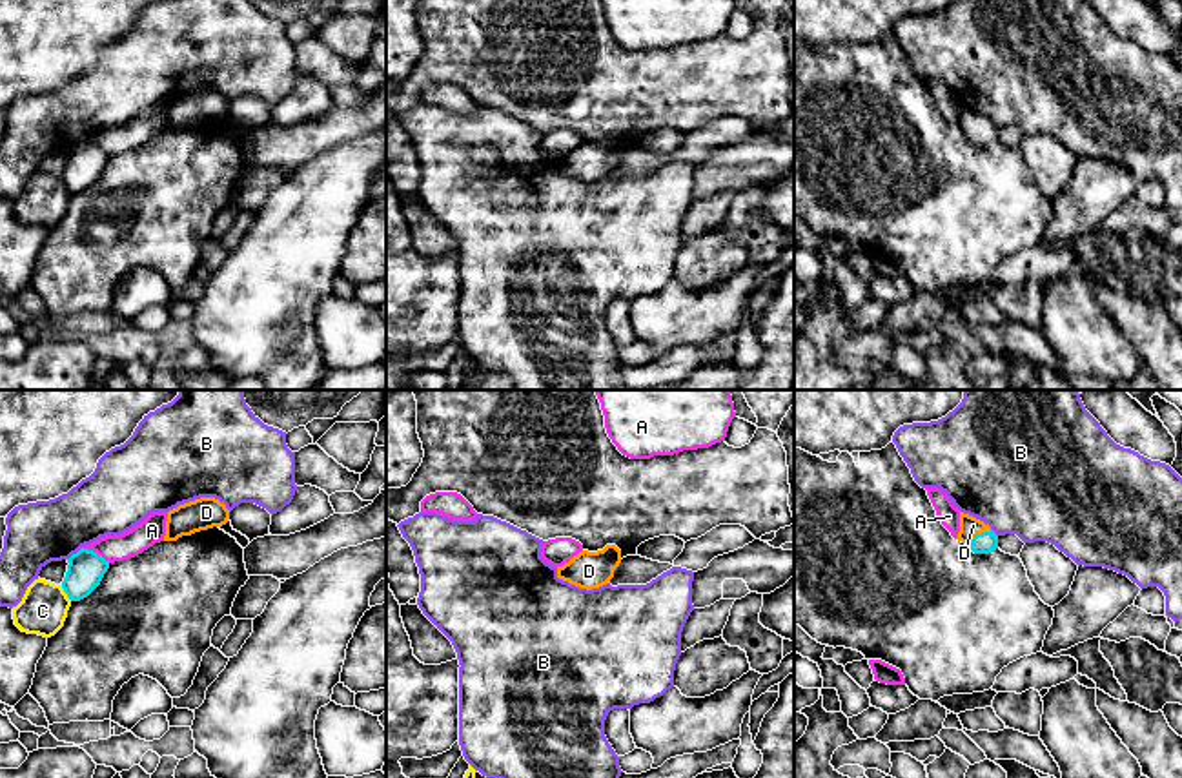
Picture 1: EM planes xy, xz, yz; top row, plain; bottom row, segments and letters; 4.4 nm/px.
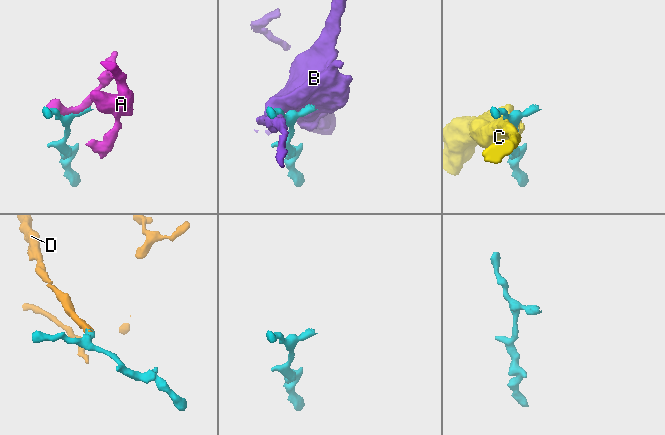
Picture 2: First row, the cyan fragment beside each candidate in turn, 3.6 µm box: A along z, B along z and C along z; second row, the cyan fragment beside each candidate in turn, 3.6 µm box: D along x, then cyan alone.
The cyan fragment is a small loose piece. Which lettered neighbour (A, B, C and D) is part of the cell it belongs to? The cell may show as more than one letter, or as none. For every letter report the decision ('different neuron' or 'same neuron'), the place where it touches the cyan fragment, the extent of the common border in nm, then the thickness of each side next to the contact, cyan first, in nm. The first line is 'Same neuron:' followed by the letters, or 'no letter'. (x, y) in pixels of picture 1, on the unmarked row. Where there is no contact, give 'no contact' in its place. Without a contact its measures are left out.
Same neuron: D
A: different neuron; meets cyan in xy at (95, 144); contact 140 nm long; 160 nm thick on the cyan side, 120 nm on the other
B: different neuron; meets cyan in xy at (73, 146); contact 90 nm long; 160 nm thick on the cyan side, 280 nm on the other
C: different neuron; meets cyan in xy at (64, 183); contact 90 nm long; 160 nm thick on the cyan side, 220 nm on the other
D: same neuron; meets cyan in yz at (982, 124); contact 130 nm long; 100 nm thick on the cyan side, 90 nm on the other

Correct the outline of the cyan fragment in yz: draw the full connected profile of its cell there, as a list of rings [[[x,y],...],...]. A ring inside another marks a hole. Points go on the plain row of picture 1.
[[[960,104],[958,133],[965,135],[974,146],[989,146],[998,140],[998,128],[983,113]]]

